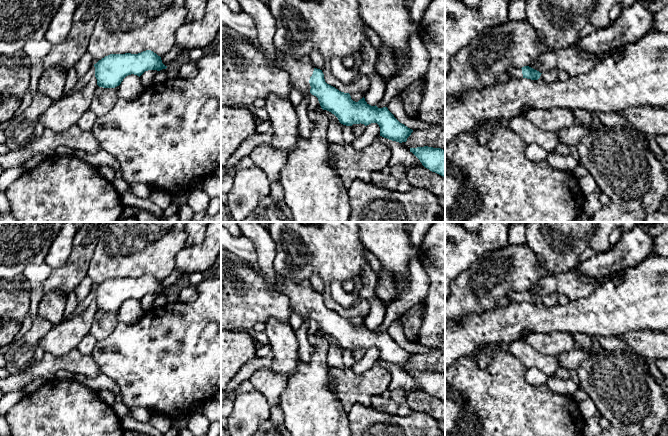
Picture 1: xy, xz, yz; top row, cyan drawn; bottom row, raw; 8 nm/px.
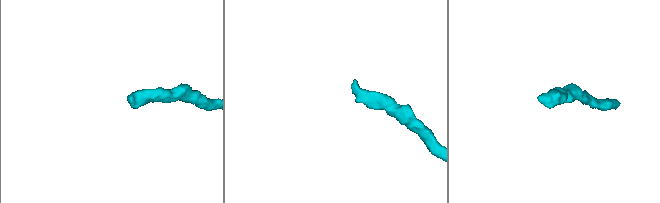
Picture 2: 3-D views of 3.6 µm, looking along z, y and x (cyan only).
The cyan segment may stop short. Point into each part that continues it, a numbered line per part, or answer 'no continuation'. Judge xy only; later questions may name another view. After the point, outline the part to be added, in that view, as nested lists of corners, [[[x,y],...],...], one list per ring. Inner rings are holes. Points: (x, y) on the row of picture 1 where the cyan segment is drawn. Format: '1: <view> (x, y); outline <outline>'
1: xy (83, 80); outline [[[92,65],[90,69],[83,76],[78,77],[75,87],[67,95],[83,88],[94,76],[95,76],[95,67],[94,65]]]

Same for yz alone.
1: yz (516, 73); outline [[[513,68],[508,71],[509,79],[521,79],[523,78],[521,68]]]

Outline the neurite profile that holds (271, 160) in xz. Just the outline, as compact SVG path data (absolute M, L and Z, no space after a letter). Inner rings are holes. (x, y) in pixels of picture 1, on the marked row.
M270 143L261 144L250 154L253 162L262 169L270 182L280 183L280 172L285 167L287 153L274 148Z

